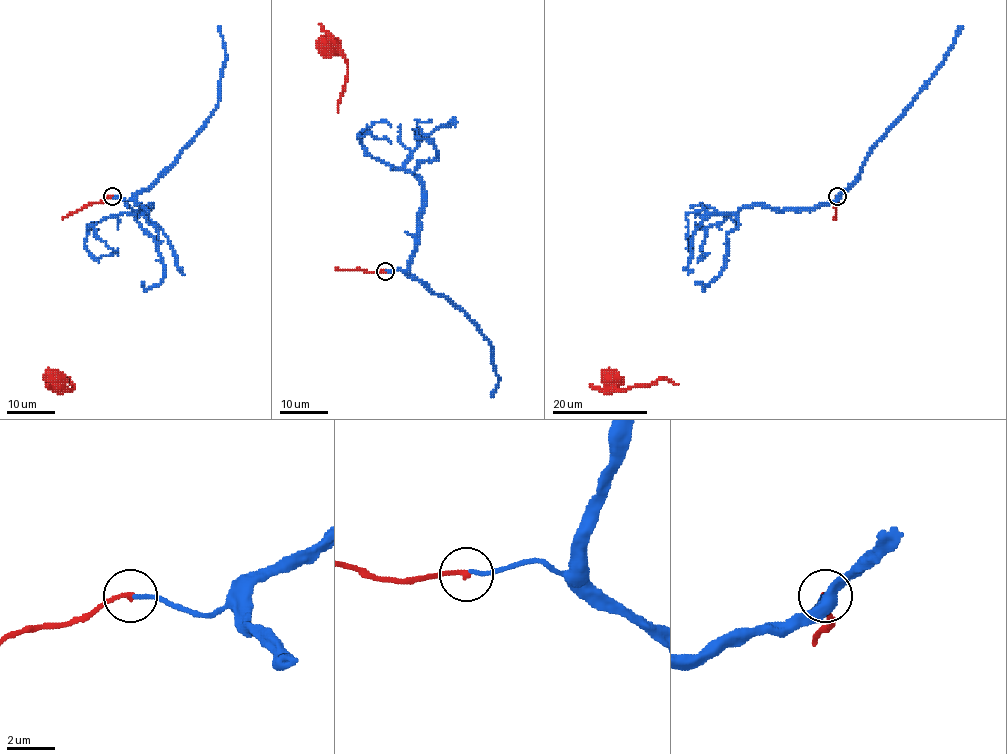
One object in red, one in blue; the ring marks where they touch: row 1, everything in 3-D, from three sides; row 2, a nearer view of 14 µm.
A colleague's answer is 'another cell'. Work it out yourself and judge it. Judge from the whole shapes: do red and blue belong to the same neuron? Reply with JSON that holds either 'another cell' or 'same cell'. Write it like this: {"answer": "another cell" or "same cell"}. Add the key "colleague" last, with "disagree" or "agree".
{"answer": "same cell", "colleague": "disagree"}

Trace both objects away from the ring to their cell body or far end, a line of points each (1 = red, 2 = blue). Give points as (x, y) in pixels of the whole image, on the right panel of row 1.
1: (838, 196), (834, 219), (676, 384), (660, 378), (649, 385), (619, 390), (611, 376)
2: (836, 196), (835, 200), (859, 173), (871, 146), (903, 111), (944, 58), (961, 25)

